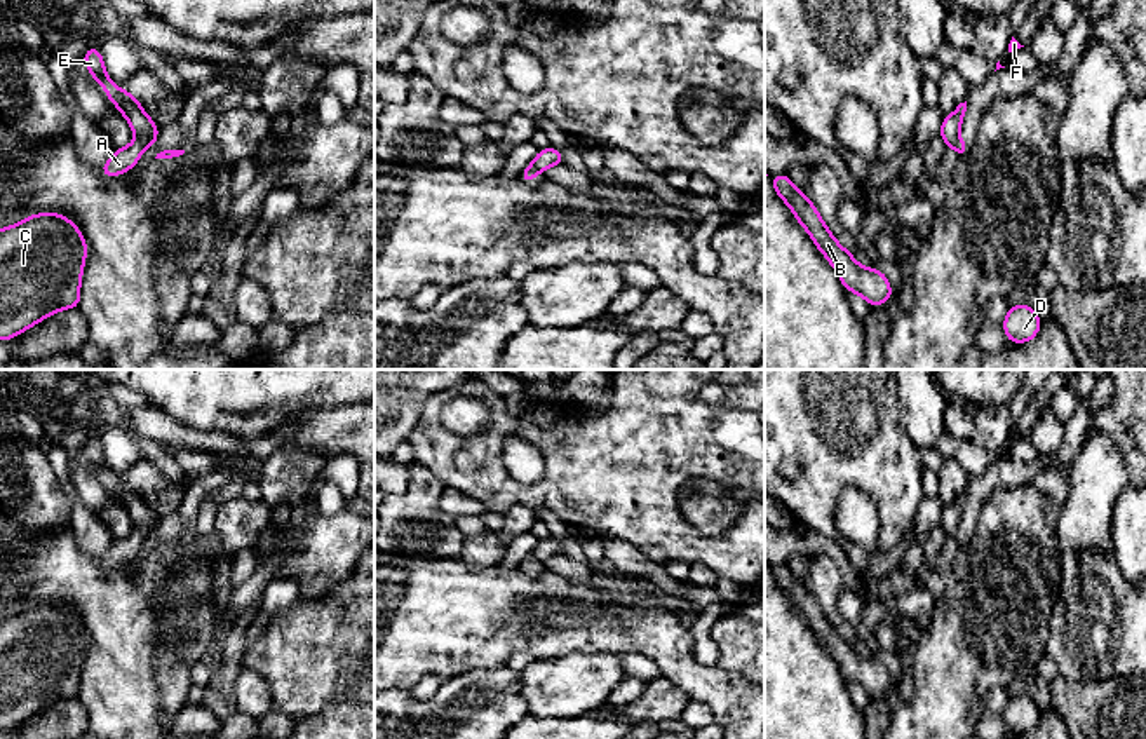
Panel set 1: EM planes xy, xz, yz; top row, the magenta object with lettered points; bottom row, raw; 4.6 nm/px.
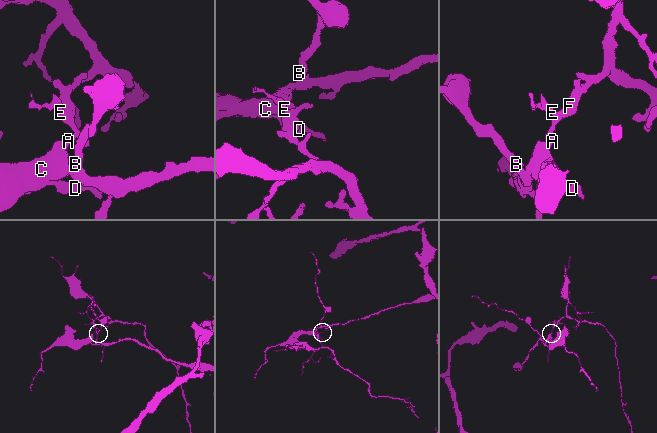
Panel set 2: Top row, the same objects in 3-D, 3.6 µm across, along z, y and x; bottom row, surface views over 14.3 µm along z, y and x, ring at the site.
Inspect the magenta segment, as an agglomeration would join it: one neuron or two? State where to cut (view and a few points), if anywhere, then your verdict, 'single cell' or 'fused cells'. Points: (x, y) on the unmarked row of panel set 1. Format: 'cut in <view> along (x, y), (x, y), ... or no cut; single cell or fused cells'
cut in xy along (136, 525), (148, 535); fused cells

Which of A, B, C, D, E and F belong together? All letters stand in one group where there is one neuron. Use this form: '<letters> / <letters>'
A B C D / E F

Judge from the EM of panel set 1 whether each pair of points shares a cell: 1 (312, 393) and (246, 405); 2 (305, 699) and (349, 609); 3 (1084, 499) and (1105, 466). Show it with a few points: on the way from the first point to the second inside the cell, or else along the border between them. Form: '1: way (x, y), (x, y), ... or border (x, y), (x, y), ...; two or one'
1: way (296, 393), (262, 393); one
2: way (305, 677), (347, 631); one
3: way (1092, 490), (1098, 474); one

